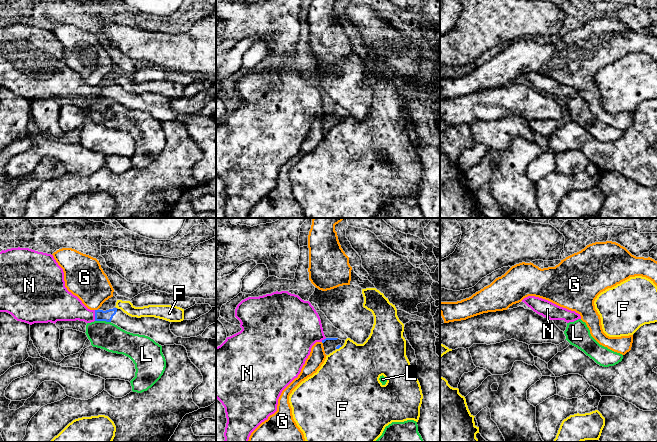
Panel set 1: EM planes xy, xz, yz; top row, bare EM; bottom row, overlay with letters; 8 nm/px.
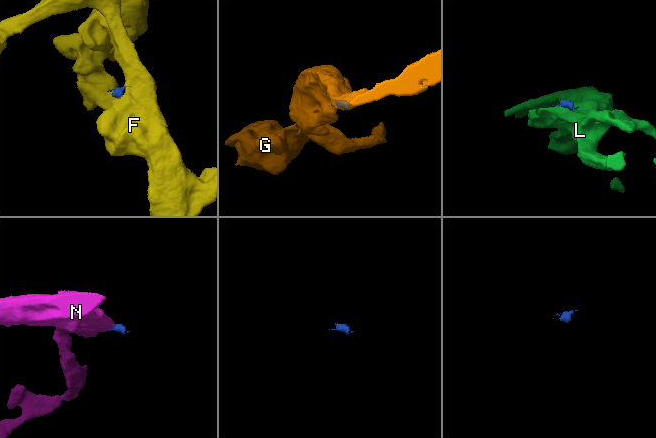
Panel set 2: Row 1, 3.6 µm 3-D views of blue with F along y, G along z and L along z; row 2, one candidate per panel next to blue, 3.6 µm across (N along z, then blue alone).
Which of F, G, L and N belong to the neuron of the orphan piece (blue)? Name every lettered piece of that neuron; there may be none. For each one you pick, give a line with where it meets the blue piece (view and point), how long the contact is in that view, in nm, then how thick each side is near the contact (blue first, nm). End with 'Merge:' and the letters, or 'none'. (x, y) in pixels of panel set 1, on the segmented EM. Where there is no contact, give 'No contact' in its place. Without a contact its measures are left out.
N: Touches blue at xy (95, 315). Shared border 90 nm. Thickness 90 nm (blue) against 220 nm
Merge: N

